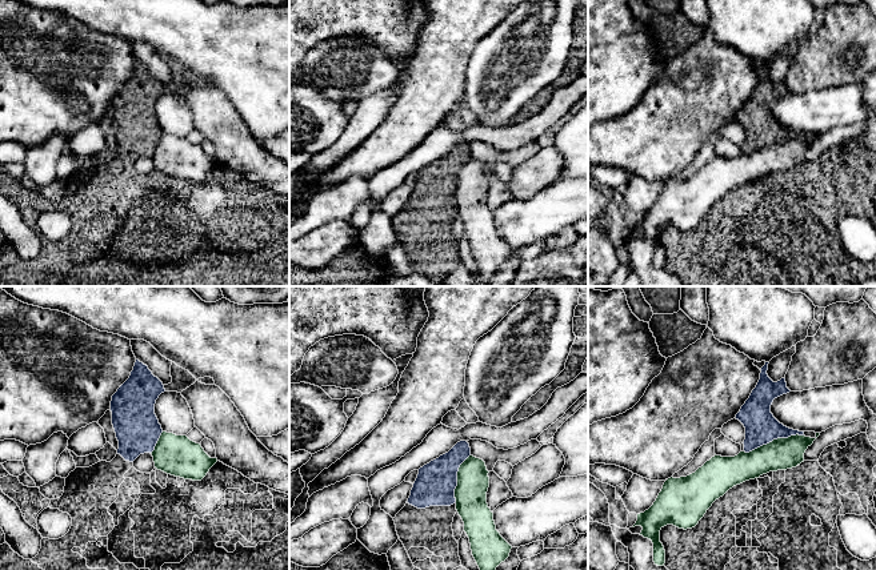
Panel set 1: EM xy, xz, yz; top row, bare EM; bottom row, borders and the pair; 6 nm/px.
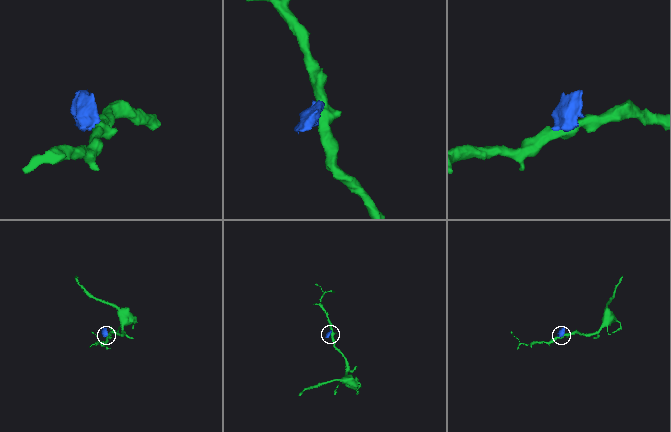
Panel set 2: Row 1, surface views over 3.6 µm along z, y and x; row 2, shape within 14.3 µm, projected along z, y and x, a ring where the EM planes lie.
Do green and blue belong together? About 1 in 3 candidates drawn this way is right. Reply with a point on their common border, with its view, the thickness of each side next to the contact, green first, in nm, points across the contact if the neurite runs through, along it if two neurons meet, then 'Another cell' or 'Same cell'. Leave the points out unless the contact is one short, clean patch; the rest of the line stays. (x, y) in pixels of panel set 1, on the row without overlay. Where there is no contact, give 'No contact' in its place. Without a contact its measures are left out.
Touches green at yz (774, 141). Thickness 190 nm (green) against 200 nm. Boundary: yz (803, 136), (778, 139), (744, 153). Another cell

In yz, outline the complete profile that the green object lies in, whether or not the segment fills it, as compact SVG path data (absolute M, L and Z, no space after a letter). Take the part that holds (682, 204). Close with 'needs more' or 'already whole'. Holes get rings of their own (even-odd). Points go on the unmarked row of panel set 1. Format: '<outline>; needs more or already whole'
M796 136L773 141L749 154L740 153L735 158L715 156L695 174L668 180L653 206L637 216L632 228L641 228L640 237L652 242L655 266L665 265L665 252L660 244L664 228L673 226L684 232L695 229L712 205L733 188L804 164L804 154L815 141Z; already whole

